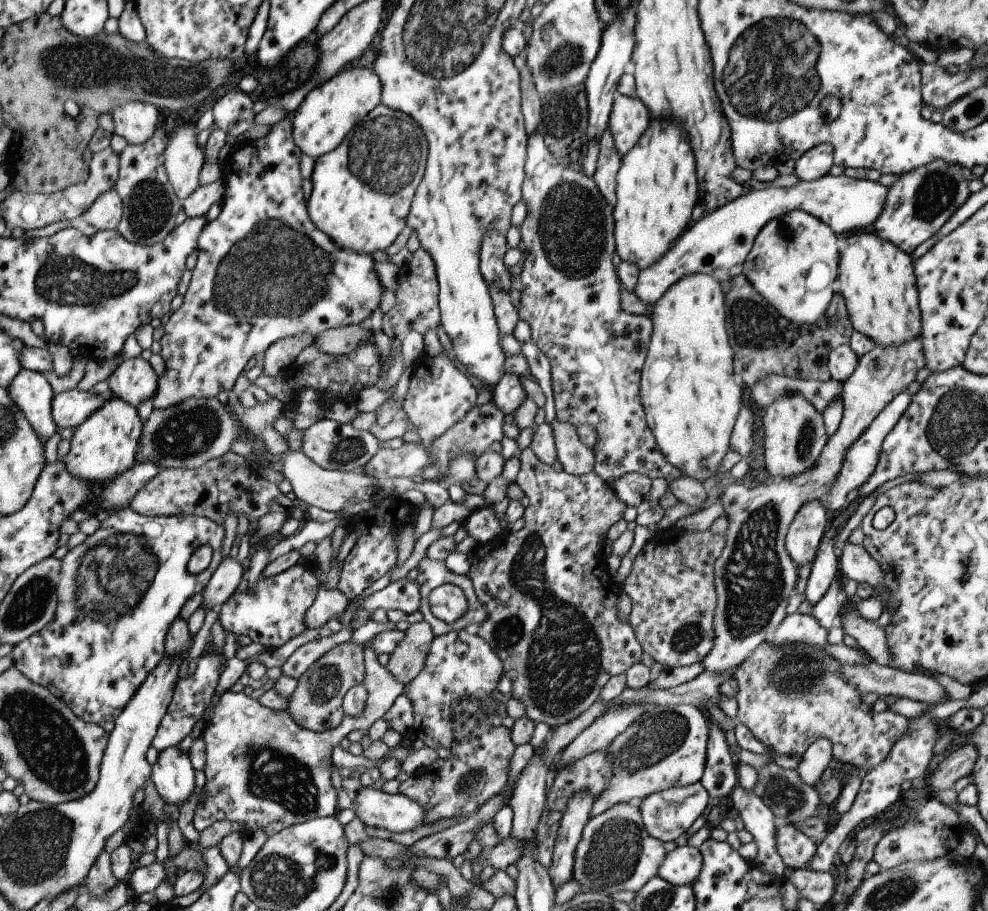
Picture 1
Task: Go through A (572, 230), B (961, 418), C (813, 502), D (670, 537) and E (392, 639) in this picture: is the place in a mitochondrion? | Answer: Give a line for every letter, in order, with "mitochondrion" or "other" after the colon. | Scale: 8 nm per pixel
A: mitochondrion
B: mitochondrion
C: other
D: other
E: other

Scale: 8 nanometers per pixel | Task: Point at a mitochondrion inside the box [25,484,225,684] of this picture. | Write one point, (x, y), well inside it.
(110, 574)

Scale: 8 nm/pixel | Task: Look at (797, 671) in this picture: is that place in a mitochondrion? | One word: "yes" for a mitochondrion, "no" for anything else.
yes

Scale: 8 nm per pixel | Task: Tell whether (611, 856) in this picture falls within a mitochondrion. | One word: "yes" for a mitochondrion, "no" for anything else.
yes

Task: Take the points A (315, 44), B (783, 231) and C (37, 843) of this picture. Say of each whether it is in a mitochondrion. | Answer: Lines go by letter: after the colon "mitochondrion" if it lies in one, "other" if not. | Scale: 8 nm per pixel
A: other
B: mitochondrion
C: mitochondrion

